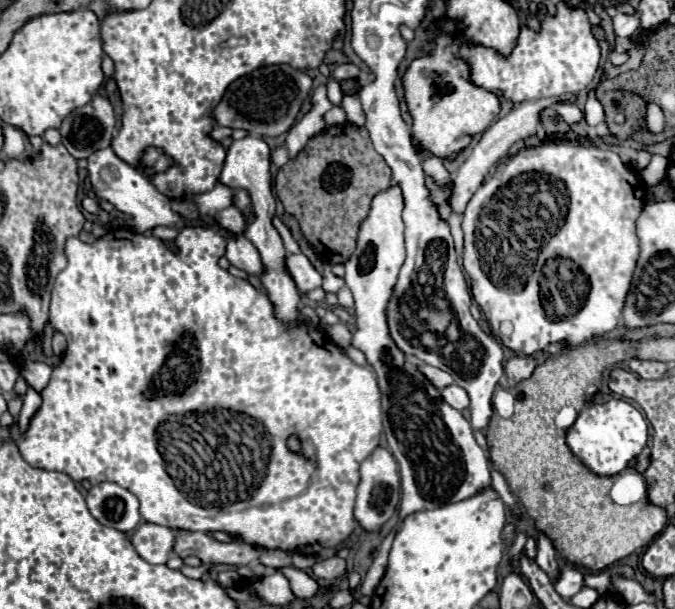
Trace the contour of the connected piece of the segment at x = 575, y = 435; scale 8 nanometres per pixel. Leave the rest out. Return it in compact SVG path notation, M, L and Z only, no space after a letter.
M611 399L601 405L587 405L579 411L577 421L567 429L565 441L573 455L595 475L613 477L621 473L647 445L647 421L639 409L625 399Z

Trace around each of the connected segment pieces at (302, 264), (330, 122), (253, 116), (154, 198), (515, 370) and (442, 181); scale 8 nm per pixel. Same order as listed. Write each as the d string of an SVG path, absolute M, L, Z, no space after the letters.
M287 253L285 269L293 277L301 295L307 295L309 291L321 287L321 281L323 281L321 275L315 271L315 267L309 263L309 259L303 253L297 253L297 255Z
M331 107L325 115L323 115L323 121L325 121L325 129L327 127L333 127L333 125L343 125L345 123L345 113L341 107Z
M271 65L255 69L249 75L239 77L233 81L223 99L213 109L213 117L217 125L231 127L231 129L245 129L249 135L261 137L277 137L291 129L295 123L303 101L309 97L313 81L305 71L293 69L291 65Z
M111 147L103 149L103 151L95 151L95 155L91 155L87 165L89 171L89 179L93 185L93 191L99 199L109 201L115 209L119 209L121 213L127 213L131 217L137 219L137 225L141 227L141 233L145 233L147 229L153 229L155 225L167 225L173 227L175 223L181 221L181 217L177 213L171 211L169 201L163 193L159 193L145 175L141 175L133 165L125 163L123 159L119 159Z
M511 357L505 363L505 381L509 387L517 385L523 379L529 379L533 369L535 369L535 359L533 357Z
M427 151L419 152L422 158L422 166L426 176L431 177L438 186L446 186L451 177L442 160Z

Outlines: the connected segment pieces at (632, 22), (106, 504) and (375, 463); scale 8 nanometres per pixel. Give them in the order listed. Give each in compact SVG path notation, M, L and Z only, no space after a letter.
M617 13L613 17L613 31L617 37L631 37L633 33L639 31L639 13L635 15L623 15L623 13Z
M97 483L87 491L87 507L91 515L105 527L119 529L123 533L133 531L139 521L139 501L133 493L117 483Z
M377 447L359 469L359 485L357 485L357 501L355 501L355 519L367 533L379 533L381 527L393 517L397 505L399 505L399 469L395 457L383 449Z

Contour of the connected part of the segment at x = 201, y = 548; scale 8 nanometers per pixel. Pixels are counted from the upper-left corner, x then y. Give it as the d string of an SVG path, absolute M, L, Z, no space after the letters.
M173 531L175 545L173 553L181 559L195 555L203 563L227 563L227 565L243 565L243 543L215 543L207 533L201 531Z

